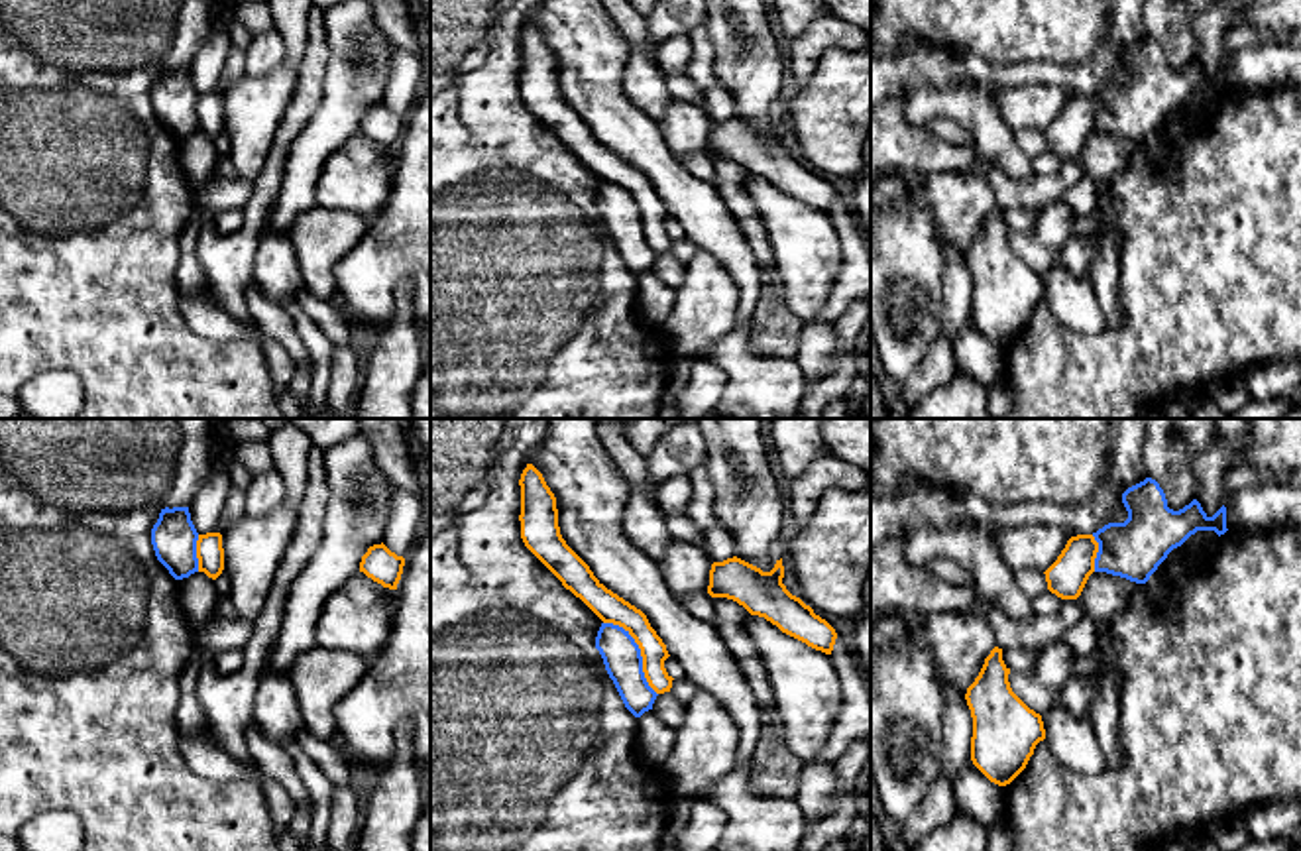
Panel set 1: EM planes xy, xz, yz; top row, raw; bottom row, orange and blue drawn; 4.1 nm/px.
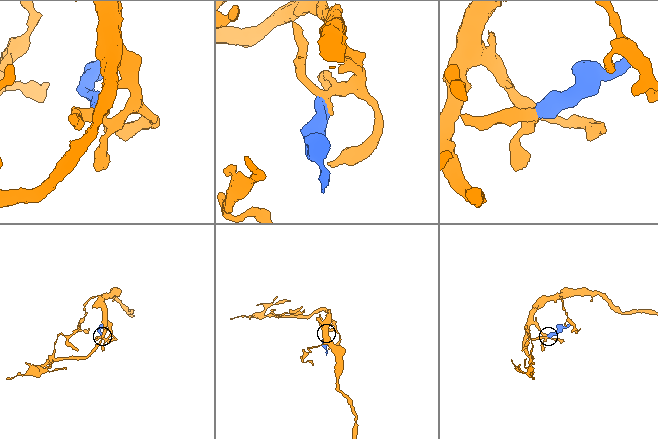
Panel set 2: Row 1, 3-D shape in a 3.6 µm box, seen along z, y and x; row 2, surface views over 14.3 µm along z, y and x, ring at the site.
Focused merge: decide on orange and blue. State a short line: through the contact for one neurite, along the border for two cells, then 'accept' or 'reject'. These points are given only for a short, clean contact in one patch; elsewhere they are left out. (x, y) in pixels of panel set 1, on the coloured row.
line xz (604, 622), (618, 624), (633, 639), (643, 677), (657, 694); reject

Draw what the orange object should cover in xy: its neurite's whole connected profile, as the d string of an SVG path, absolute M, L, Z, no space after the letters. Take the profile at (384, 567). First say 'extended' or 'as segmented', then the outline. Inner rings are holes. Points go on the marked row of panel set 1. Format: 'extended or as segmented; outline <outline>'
as segmented; outline M383 542L373 544L362 556L360 572L383 588L397 590L405 566L405 558L391 552Z

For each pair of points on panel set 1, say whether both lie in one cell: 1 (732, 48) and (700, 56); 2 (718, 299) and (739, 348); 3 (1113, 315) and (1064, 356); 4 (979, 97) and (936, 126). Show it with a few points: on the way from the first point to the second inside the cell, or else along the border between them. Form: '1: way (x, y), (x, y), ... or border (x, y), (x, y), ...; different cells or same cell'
1: border (702, 26), (712, 46), (712, 69), (720, 83); different cells
2: border (735, 327), (696, 358); different cells
3: border (1119, 280), (1123, 323), (1113, 329); different cells
4: border (922, 124), (950, 116), (971, 134), (975, 146); different cells

